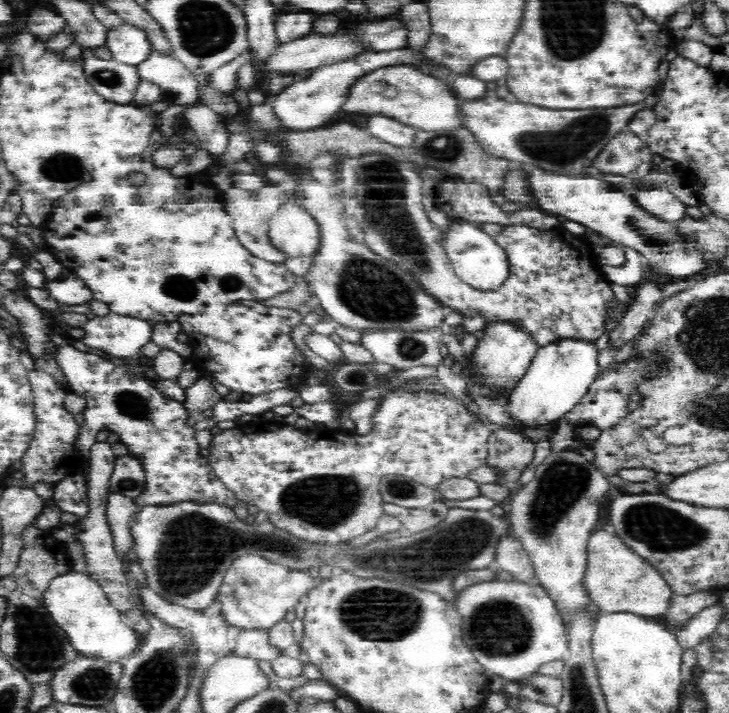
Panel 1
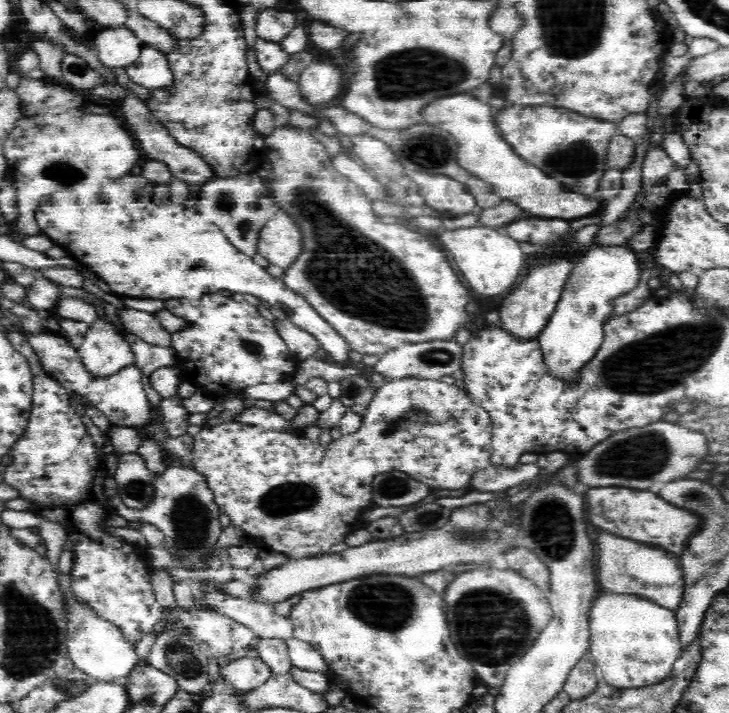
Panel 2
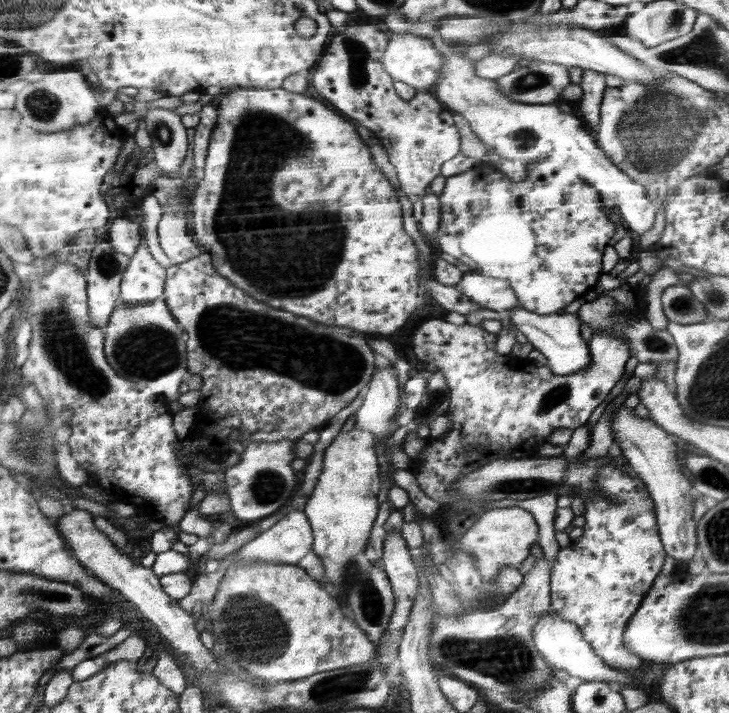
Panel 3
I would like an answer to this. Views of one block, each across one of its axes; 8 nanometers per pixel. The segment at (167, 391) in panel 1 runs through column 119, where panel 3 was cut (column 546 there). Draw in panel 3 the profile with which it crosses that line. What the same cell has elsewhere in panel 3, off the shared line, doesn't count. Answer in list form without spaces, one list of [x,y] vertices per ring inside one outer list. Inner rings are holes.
[[[521,306],[510,308],[510,322],[515,330],[522,332],[527,338],[527,342],[531,342],[533,348],[539,350],[546,356],[548,367],[554,374],[568,375],[578,373],[578,370],[584,370],[593,362],[592,354],[590,354],[589,343],[582,337],[582,322],[578,319],[577,313],[550,313],[536,314],[534,311],[526,310]]]

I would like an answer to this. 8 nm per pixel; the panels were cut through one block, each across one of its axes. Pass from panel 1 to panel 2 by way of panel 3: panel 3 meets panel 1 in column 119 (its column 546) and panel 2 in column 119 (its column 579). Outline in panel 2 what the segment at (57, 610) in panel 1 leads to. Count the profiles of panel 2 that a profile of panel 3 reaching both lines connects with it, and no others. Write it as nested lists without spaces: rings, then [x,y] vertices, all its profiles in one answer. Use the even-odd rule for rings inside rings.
[[[72,594],[65,600],[67,610],[68,654],[79,670],[98,681],[110,681],[115,685],[126,685],[127,677],[138,664],[138,654],[132,641],[124,637],[116,623],[98,616],[92,608],[80,603]]]

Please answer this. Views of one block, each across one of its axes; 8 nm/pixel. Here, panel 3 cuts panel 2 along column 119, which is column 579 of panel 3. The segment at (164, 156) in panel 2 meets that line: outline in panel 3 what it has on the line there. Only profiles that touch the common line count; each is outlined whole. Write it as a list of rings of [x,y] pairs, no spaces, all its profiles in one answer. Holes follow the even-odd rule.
[[[583,69],[582,81],[582,99],[580,100],[579,116],[586,118],[590,126],[598,126],[598,116],[601,102],[604,96],[604,90],[607,86],[605,83],[604,72],[598,72],[592,69]]]

